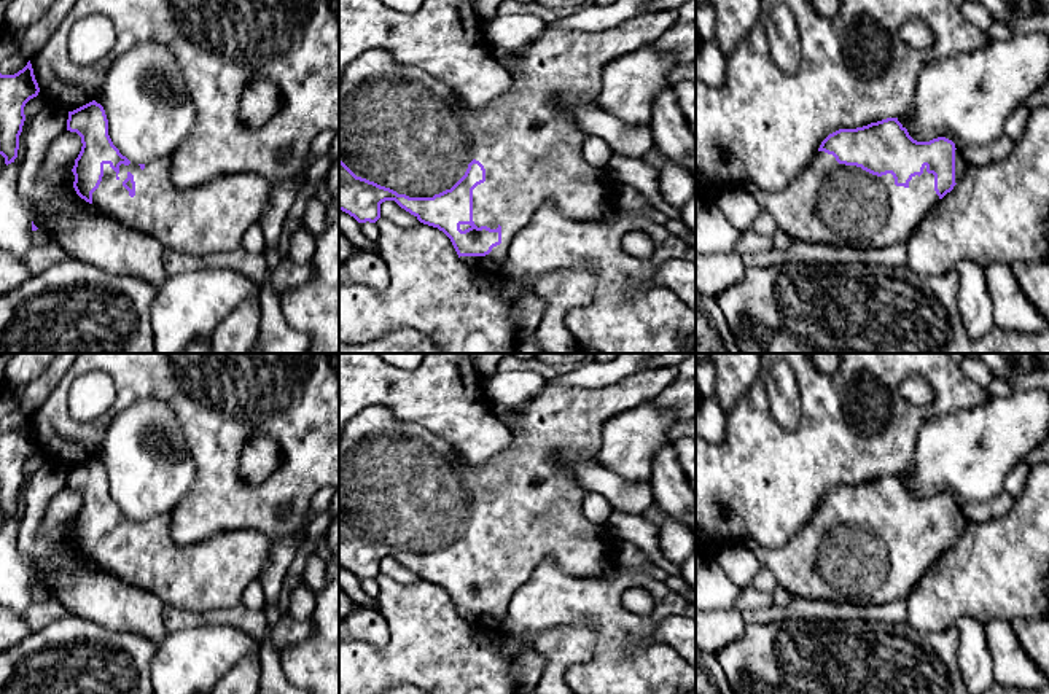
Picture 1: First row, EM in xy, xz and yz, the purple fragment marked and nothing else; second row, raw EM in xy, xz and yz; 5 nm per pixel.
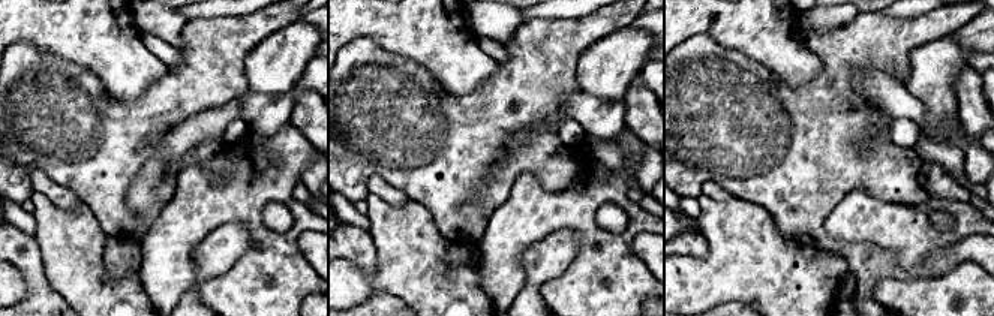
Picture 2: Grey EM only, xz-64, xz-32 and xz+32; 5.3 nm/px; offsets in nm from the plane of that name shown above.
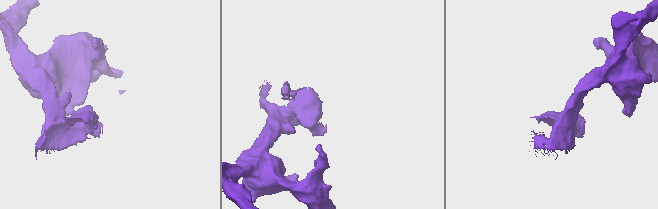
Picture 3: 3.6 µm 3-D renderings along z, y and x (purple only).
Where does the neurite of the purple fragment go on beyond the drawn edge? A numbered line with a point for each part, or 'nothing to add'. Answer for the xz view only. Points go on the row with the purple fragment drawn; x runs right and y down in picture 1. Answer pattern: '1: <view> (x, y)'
1: xz (400, 128)

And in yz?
1: yz (844, 206)

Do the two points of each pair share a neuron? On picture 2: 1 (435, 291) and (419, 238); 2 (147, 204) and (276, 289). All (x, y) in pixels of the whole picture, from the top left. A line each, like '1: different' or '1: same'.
1: same
2: different

